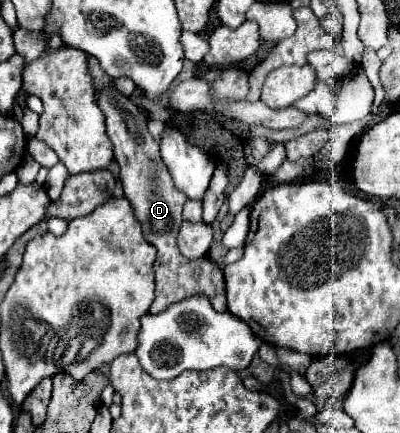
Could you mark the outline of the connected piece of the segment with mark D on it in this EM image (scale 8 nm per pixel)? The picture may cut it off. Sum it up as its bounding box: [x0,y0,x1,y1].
[87,55,227,313]

